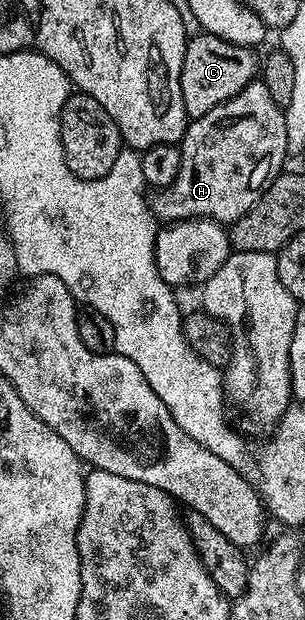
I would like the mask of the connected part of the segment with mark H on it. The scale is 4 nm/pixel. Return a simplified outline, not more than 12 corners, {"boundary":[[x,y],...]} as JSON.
{"boundary":[[256,79],[194,118],[163,223],[241,219],[284,172],[284,106]]}

